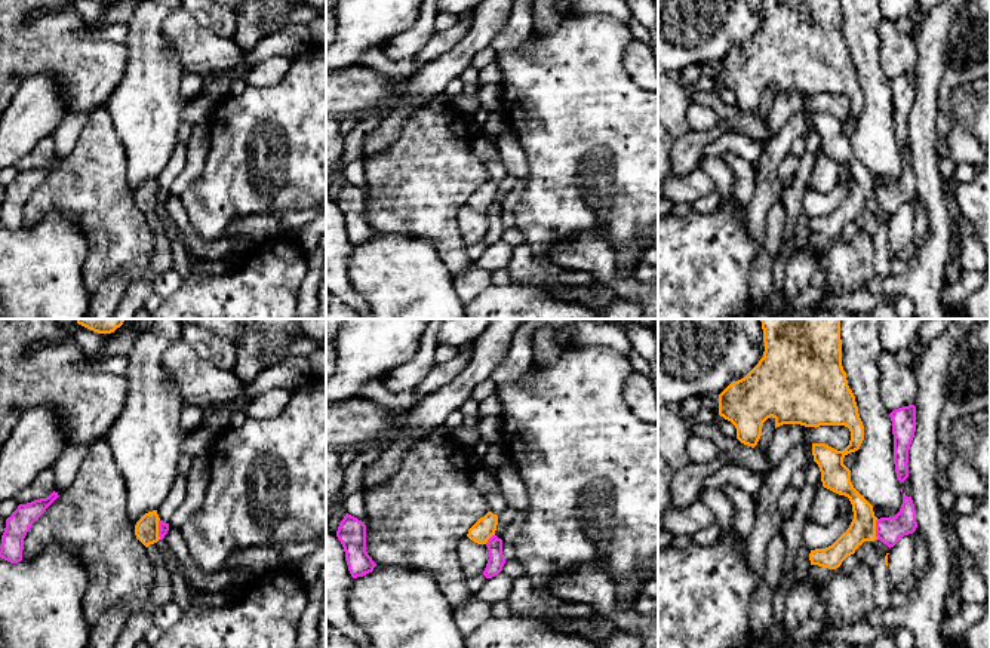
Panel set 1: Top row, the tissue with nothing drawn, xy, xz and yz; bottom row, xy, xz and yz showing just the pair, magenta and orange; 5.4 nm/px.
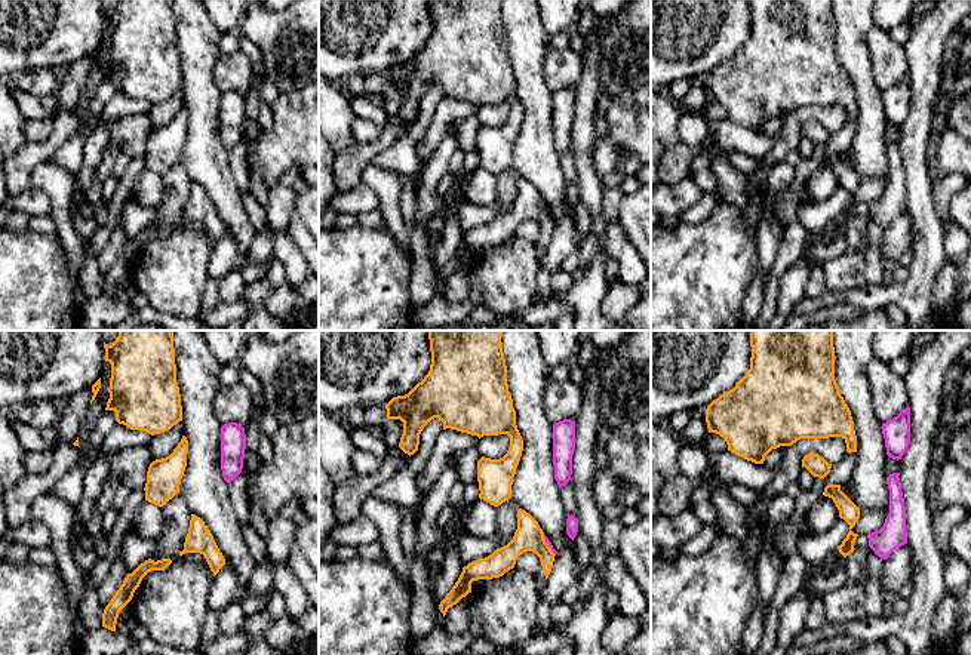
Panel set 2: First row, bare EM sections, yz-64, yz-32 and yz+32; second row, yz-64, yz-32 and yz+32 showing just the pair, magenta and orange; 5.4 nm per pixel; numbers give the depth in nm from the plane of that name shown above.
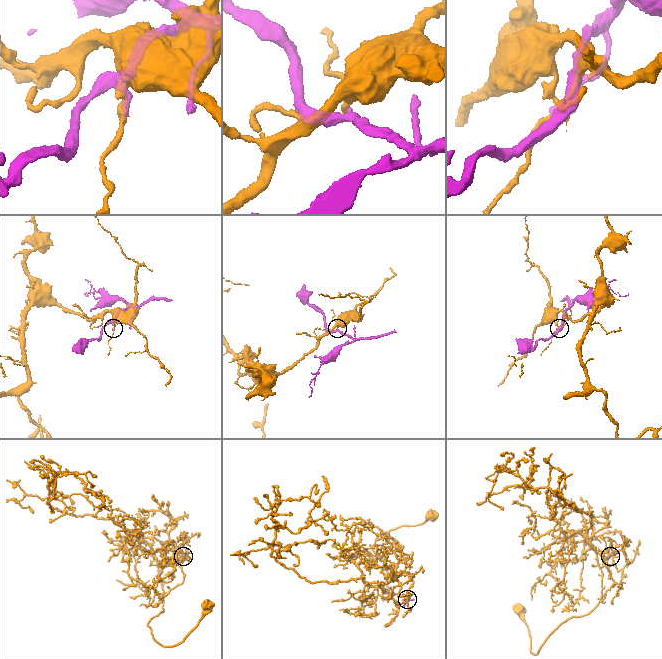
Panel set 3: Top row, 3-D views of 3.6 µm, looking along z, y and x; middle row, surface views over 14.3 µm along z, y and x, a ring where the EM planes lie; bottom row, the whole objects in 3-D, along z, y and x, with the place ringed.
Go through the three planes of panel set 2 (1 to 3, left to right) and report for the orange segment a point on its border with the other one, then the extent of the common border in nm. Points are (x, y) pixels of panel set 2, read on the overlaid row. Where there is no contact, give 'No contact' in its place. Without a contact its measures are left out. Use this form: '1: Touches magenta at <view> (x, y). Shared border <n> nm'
1: No contact
2: Touches magenta at yz-32 (549, 546). Shared border 130 nm
3: No contact

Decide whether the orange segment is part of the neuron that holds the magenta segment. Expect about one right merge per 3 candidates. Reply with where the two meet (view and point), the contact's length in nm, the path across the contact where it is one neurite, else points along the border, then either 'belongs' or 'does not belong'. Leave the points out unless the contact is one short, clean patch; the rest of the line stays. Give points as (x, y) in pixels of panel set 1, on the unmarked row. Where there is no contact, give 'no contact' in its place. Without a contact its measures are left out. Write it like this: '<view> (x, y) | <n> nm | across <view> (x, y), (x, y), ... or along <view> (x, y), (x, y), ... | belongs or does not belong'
yz (876, 197) | 110 nm | along yz (878, 187), (876, 206) | does not belong

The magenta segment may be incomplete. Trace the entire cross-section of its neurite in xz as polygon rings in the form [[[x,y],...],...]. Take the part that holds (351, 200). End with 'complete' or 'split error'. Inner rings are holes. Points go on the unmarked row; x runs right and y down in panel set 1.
[[[347,181],[338,194],[336,205],[344,215],[345,228],[353,246],[373,239],[376,231],[366,219],[365,190]]] | complete

